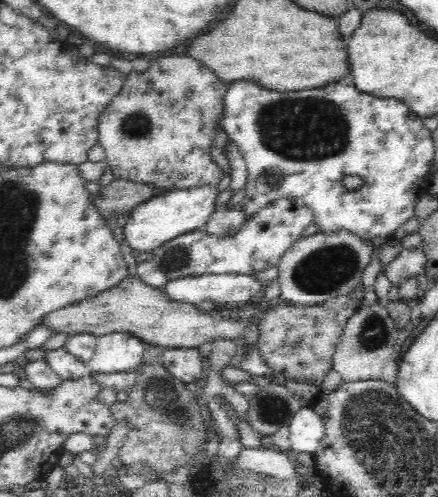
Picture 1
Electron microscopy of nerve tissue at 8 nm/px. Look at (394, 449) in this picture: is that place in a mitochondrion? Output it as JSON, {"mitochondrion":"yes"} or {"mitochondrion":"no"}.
{"mitochondrion":"yes"}

